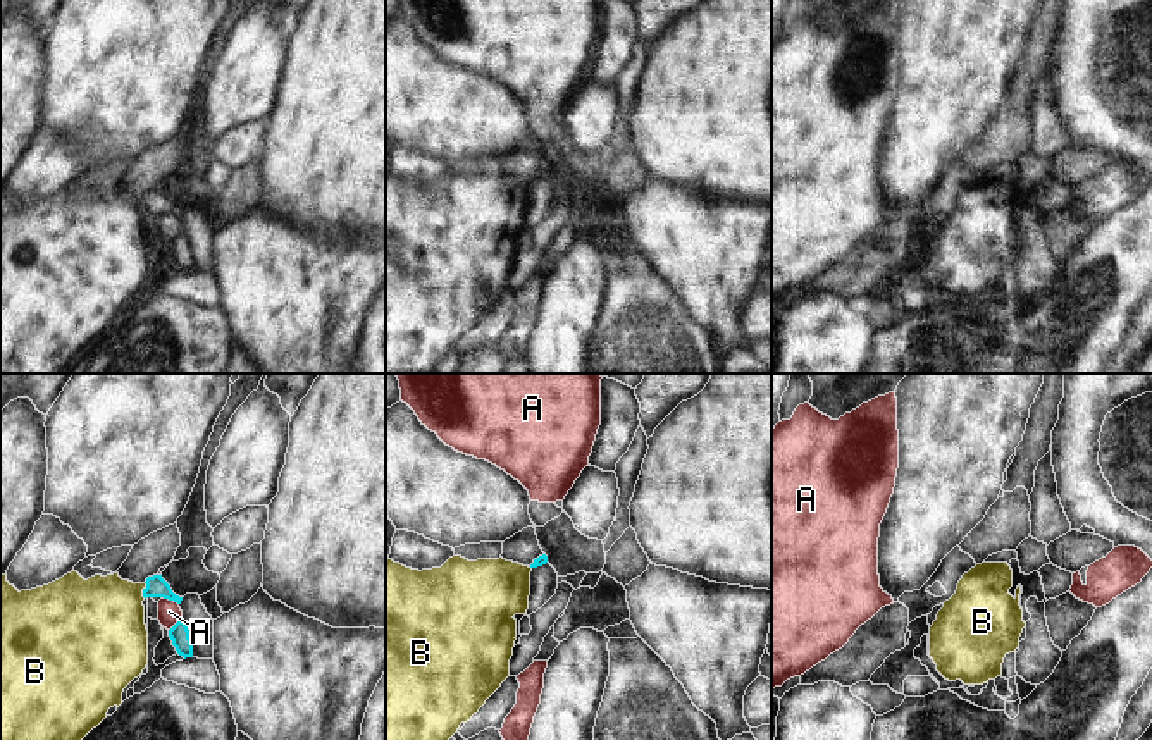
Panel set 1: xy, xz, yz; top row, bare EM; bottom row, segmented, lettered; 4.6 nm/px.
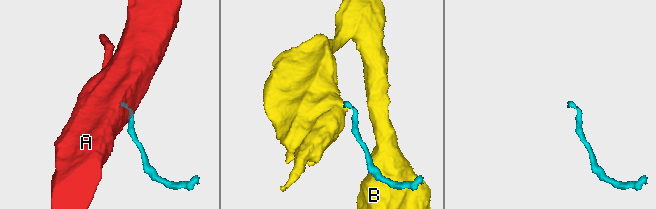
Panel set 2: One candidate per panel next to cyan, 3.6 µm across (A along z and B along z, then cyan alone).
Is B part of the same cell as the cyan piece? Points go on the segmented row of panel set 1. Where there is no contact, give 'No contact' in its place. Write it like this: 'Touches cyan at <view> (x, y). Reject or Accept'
Touches cyan at xy (143, 591). Accept

